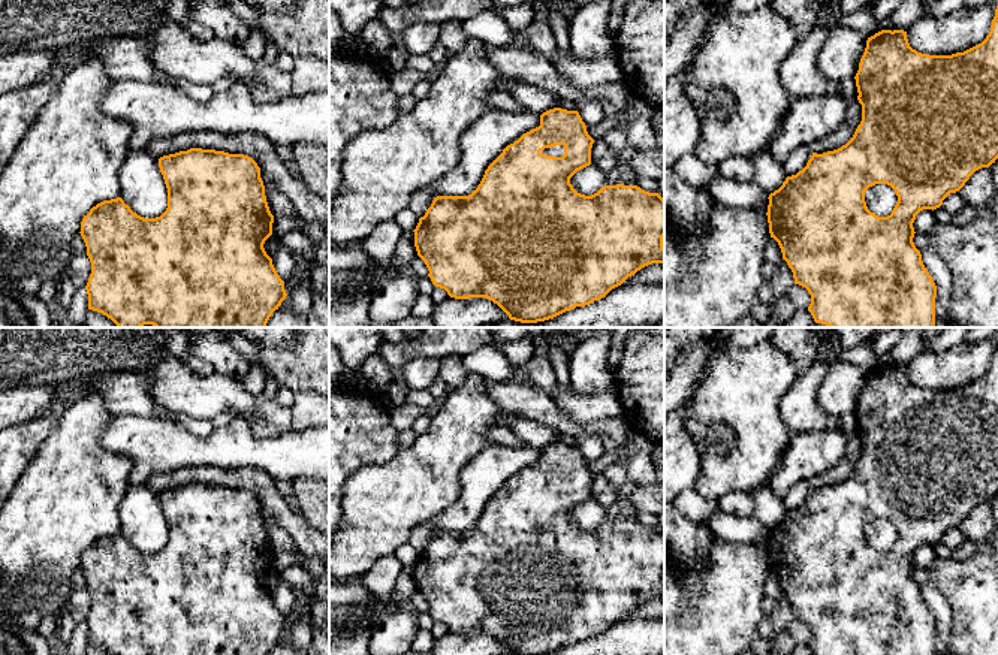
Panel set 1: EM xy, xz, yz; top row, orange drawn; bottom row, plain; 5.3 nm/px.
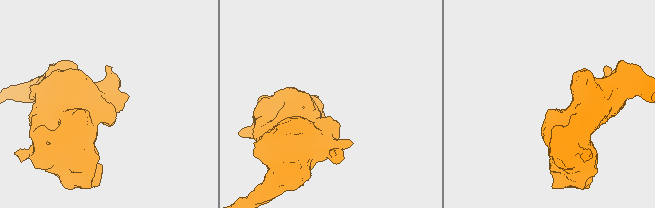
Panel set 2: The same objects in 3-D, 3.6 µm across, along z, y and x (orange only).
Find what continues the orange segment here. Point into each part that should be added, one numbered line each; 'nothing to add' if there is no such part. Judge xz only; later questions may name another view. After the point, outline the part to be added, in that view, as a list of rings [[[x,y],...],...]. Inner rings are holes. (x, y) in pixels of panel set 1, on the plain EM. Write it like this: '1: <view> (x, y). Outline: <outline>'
1: xz (557, 486). Outline: [[[564,480],[545,483],[543,486],[540,486],[540,489],[548,489],[548,491],[554,491],[554,492],[563,492],[564,491]]]

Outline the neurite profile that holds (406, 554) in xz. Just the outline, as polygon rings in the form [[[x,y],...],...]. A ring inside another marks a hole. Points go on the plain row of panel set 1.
[[[405,543],[402,546],[399,546],[395,550],[395,556],[404,564],[404,565],[414,565],[417,558],[419,558],[419,552],[410,544]]]

